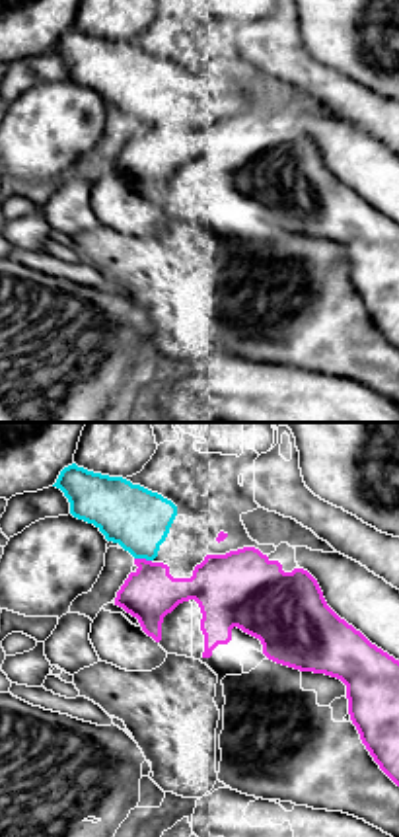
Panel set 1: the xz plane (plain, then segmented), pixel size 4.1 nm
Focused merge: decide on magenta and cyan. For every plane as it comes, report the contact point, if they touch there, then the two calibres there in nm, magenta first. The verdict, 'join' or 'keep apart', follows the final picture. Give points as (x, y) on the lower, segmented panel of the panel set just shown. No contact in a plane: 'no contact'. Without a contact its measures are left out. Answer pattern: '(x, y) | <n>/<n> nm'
(143, 559) | 220/260 nm

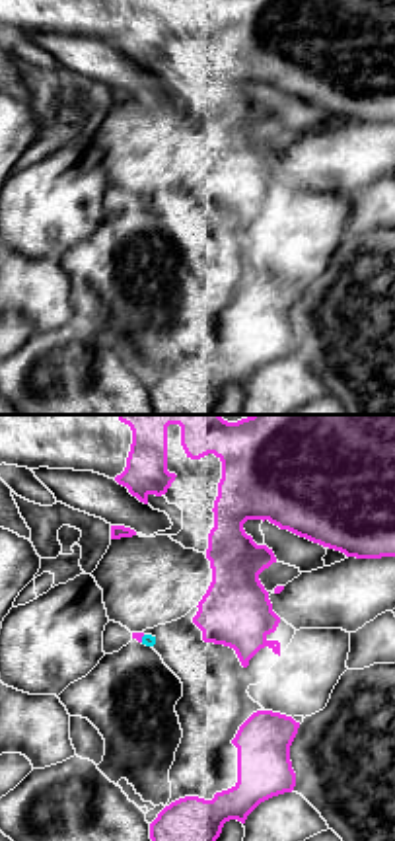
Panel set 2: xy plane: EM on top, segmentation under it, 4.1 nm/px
(141, 639) | 30/50 nm

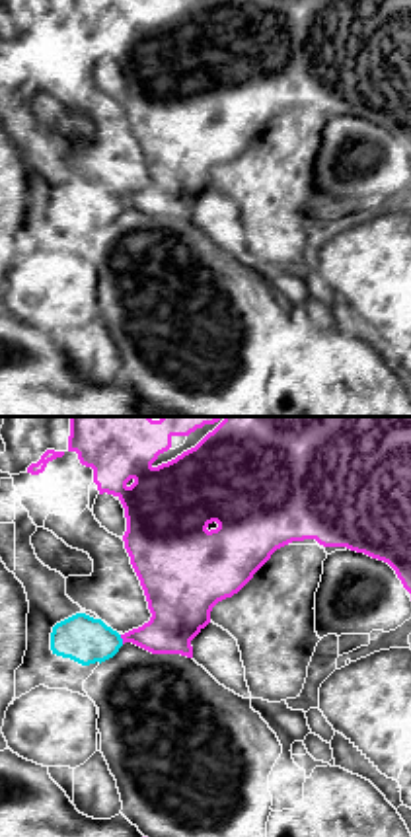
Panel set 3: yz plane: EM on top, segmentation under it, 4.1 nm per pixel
(121, 637) | 220/190 nm

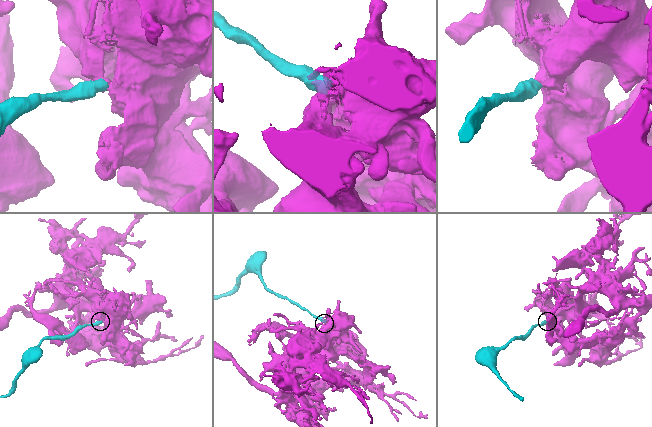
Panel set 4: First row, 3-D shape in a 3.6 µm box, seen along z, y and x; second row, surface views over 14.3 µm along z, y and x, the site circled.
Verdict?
keep apart

